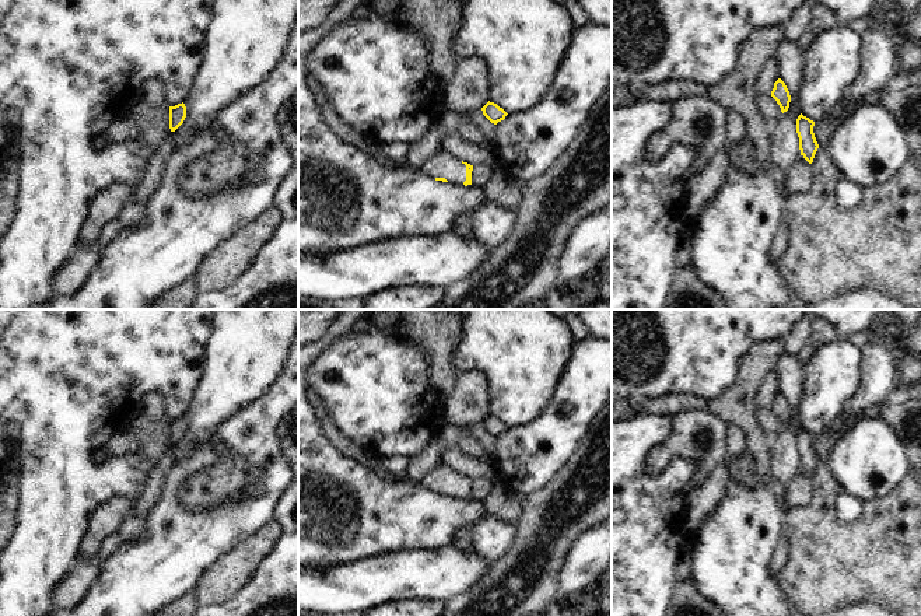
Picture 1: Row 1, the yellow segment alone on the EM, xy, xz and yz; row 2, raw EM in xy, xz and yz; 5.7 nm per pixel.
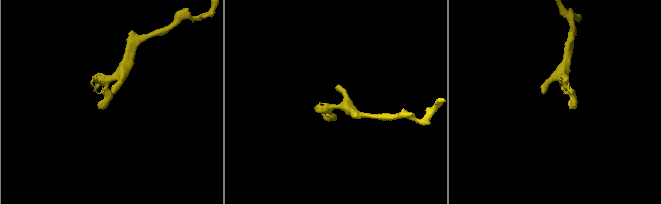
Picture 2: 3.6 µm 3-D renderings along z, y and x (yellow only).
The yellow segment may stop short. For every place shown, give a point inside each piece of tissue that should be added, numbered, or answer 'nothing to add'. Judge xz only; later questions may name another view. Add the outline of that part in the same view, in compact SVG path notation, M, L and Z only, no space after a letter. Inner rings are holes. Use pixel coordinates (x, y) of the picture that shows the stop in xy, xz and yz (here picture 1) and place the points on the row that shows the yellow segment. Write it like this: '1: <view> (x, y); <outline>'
1: xz (441, 164); M438 148L419 169L434 179L445 178L449 183L463 185L466 181L466 165L441 148Z

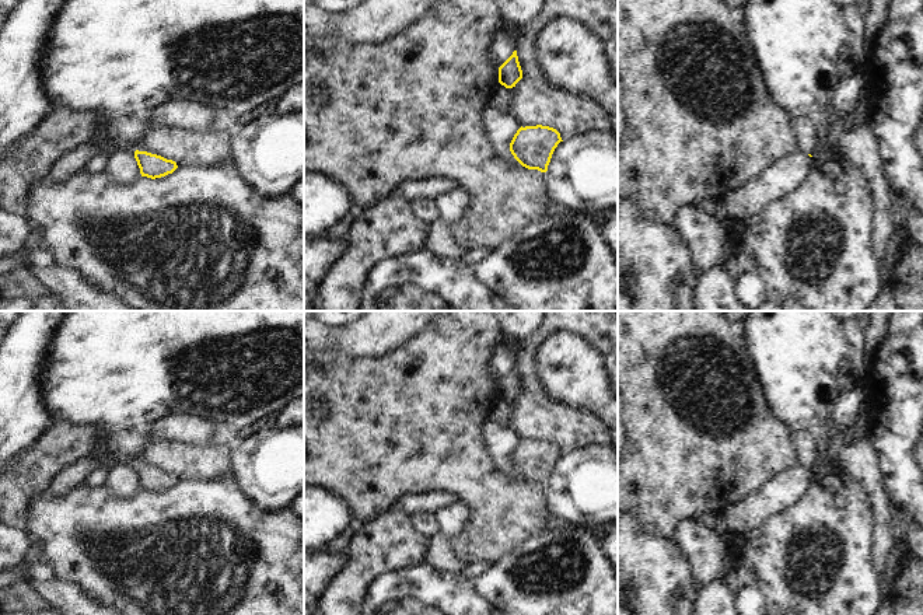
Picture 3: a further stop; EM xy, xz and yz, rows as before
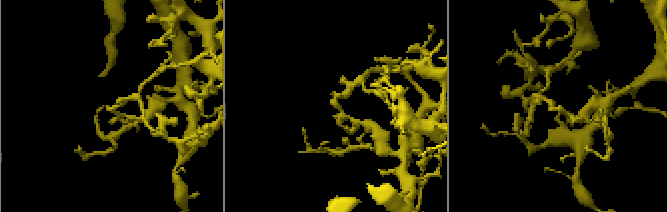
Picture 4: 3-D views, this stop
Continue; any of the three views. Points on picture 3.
1: xy (122, 133); M154 113L106 119L105 136L112 150L127 151L134 156L134 144L140 140L146 129L154 123Z

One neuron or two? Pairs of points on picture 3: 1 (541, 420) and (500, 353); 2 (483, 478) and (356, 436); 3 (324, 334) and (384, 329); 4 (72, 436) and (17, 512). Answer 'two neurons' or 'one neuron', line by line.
1: two neurons
2: one neuron
3: one neuron
4: one neuron

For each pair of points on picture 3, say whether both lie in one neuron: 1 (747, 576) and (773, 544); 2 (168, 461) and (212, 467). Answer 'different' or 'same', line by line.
1: different
2: same

